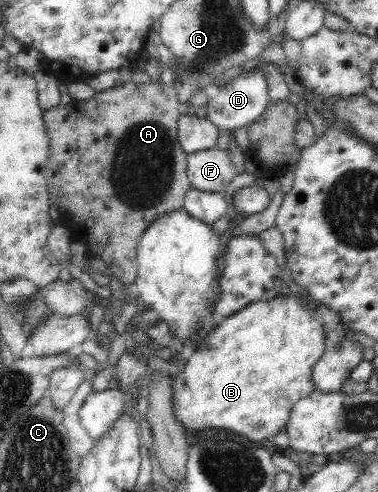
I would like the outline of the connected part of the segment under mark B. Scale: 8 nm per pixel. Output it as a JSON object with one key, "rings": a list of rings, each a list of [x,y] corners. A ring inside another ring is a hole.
{"rings":[[[278,295],[274,300],[270,300],[270,302],[254,302],[250,304],[250,306],[246,306],[242,311],[225,318],[218,326],[202,334],[196,346],[190,350],[190,355],[187,357],[183,369],[170,378],[172,379],[172,389],[174,389],[174,392],[172,392],[172,399],[174,399],[174,402],[172,402],[172,415],[174,415],[174,419],[182,425],[184,434],[187,436],[188,434],[198,434],[203,430],[216,429],[228,430],[228,432],[238,434],[242,442],[247,444],[251,442],[262,442],[263,440],[273,440],[273,437],[285,428],[294,404],[300,399],[310,396],[312,391],[314,391],[310,374],[312,374],[312,366],[316,364],[316,361],[325,351],[325,331],[322,329],[322,325],[316,322],[313,316],[313,312],[306,308],[301,298],[296,298],[296,296],[292,295]]]}

